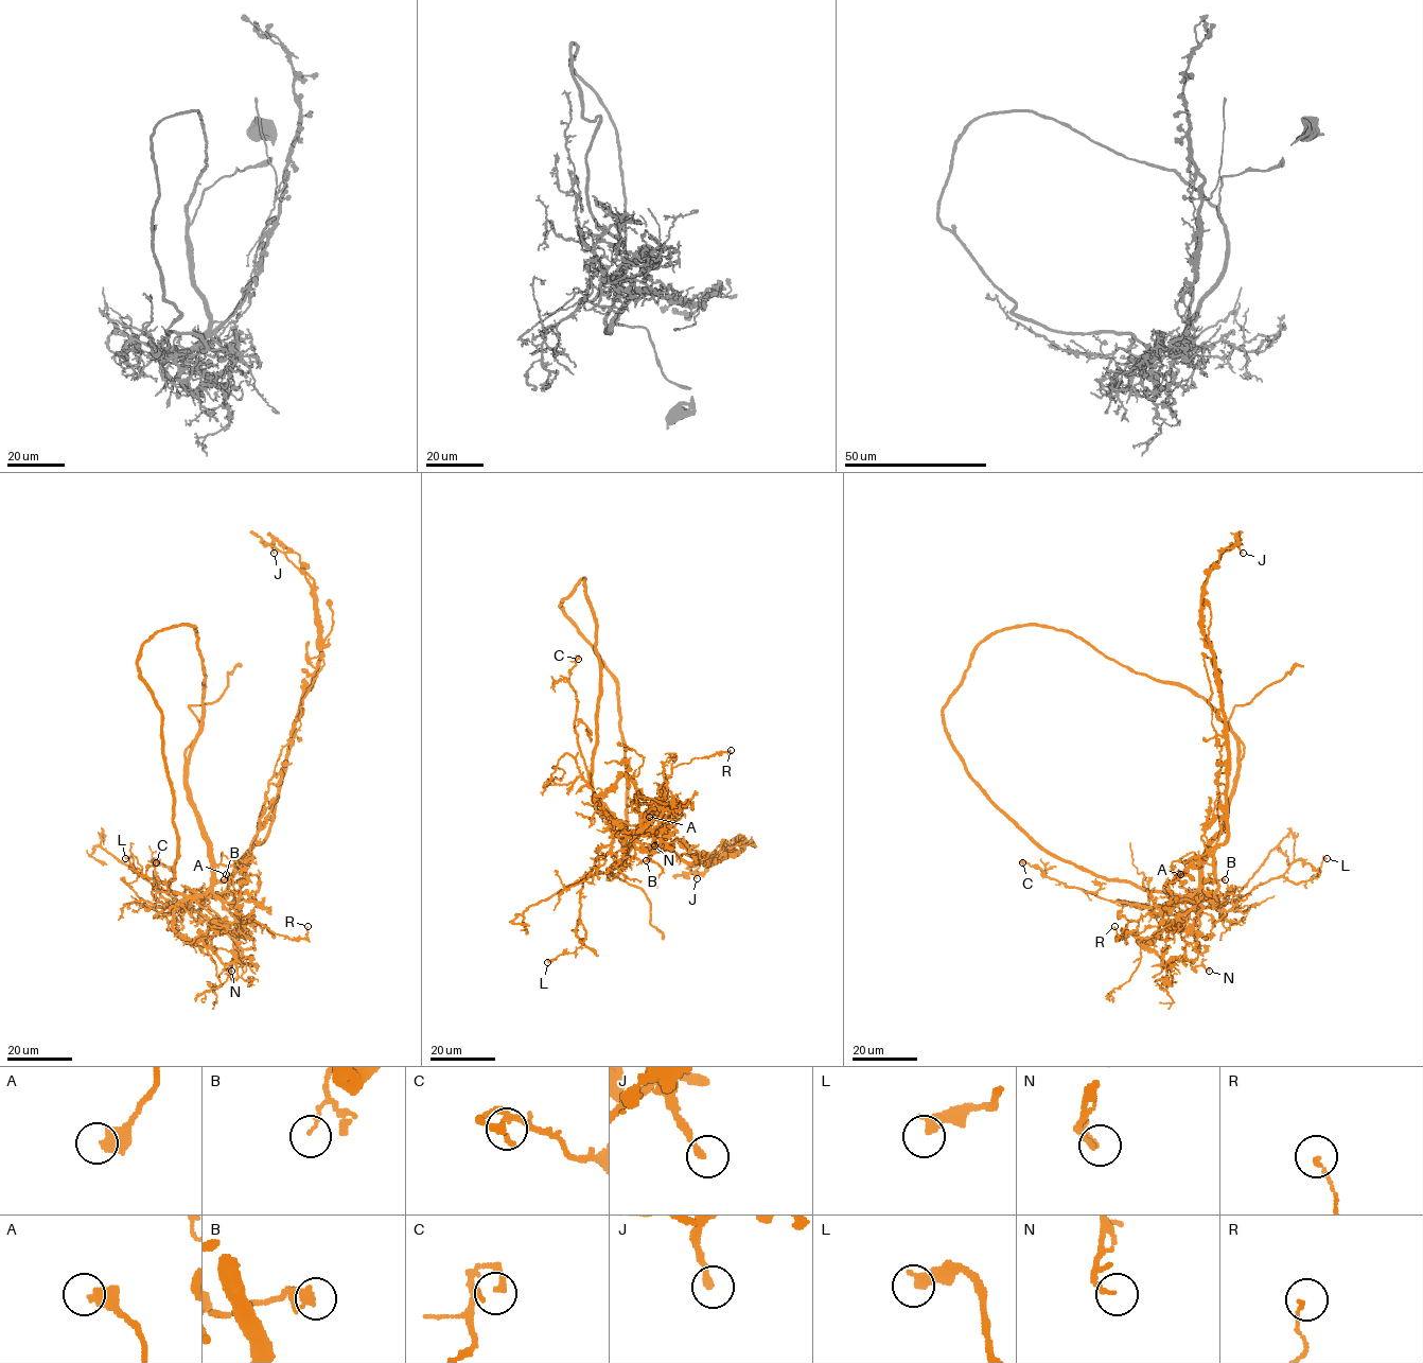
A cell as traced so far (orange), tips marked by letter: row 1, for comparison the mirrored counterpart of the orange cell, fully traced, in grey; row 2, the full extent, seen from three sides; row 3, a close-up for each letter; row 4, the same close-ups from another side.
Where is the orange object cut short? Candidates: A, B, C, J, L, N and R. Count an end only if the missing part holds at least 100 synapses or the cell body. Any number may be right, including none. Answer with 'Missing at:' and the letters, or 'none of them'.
Missing at: none of them

